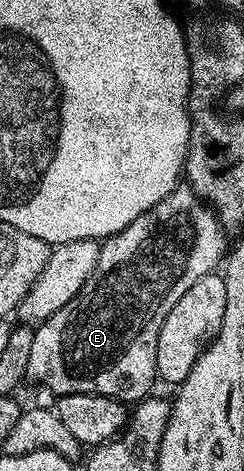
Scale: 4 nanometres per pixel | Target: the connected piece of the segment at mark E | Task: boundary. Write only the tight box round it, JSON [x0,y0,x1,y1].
[27,183,227,403]

